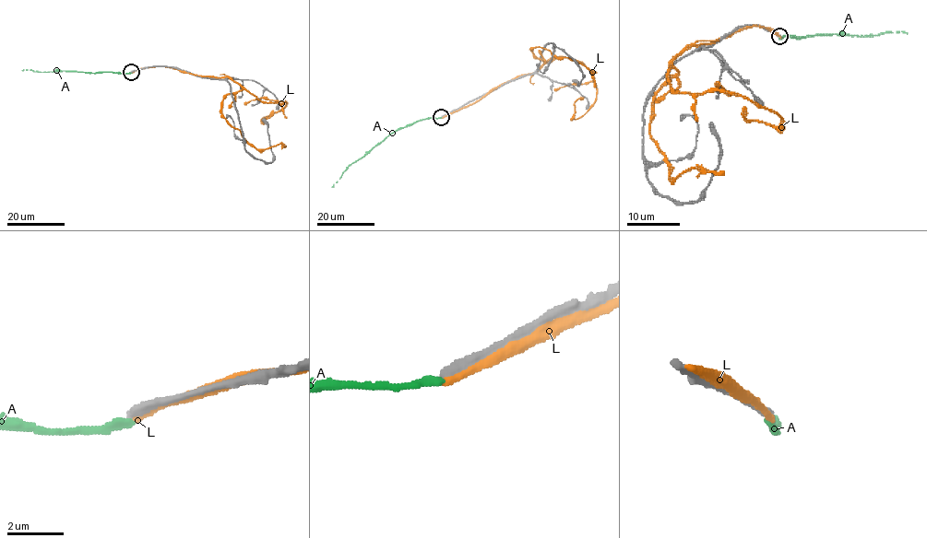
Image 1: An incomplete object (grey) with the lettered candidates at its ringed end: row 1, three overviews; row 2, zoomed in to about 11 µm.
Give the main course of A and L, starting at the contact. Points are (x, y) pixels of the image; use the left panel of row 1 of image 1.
A: (131, 72), (21, 70)
L: (136, 70), (167, 66), (196, 75), (231, 77), (263, 101), (287, 103), (264, 121), (273, 110)

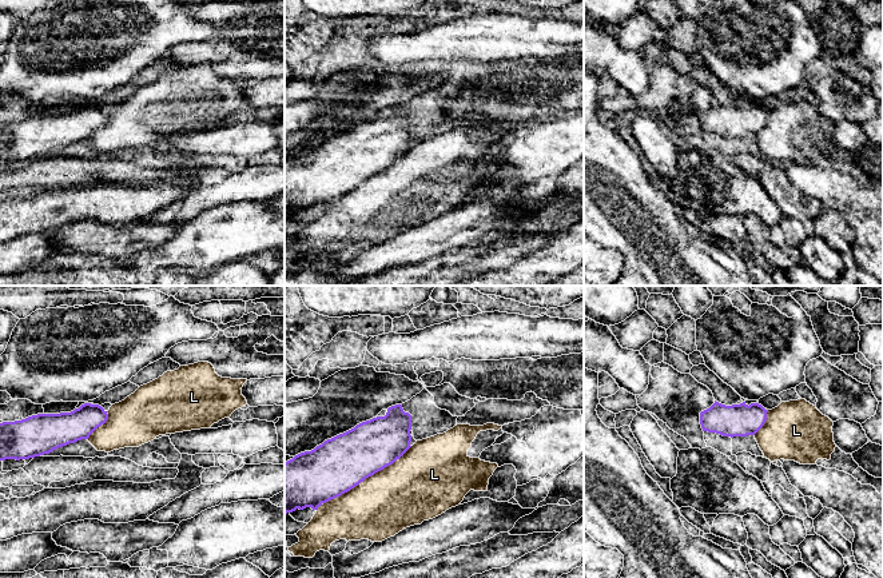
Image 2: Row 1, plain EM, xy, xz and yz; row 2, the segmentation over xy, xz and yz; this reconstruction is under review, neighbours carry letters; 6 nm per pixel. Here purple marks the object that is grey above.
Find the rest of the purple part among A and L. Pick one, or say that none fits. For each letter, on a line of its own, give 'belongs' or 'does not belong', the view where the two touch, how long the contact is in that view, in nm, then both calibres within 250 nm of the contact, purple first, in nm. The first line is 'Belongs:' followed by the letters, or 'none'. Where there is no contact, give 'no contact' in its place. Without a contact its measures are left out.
Belongs: none
A: does not belong | no contact
L: does not belong | xz | 700 nm | 320/380 nm

